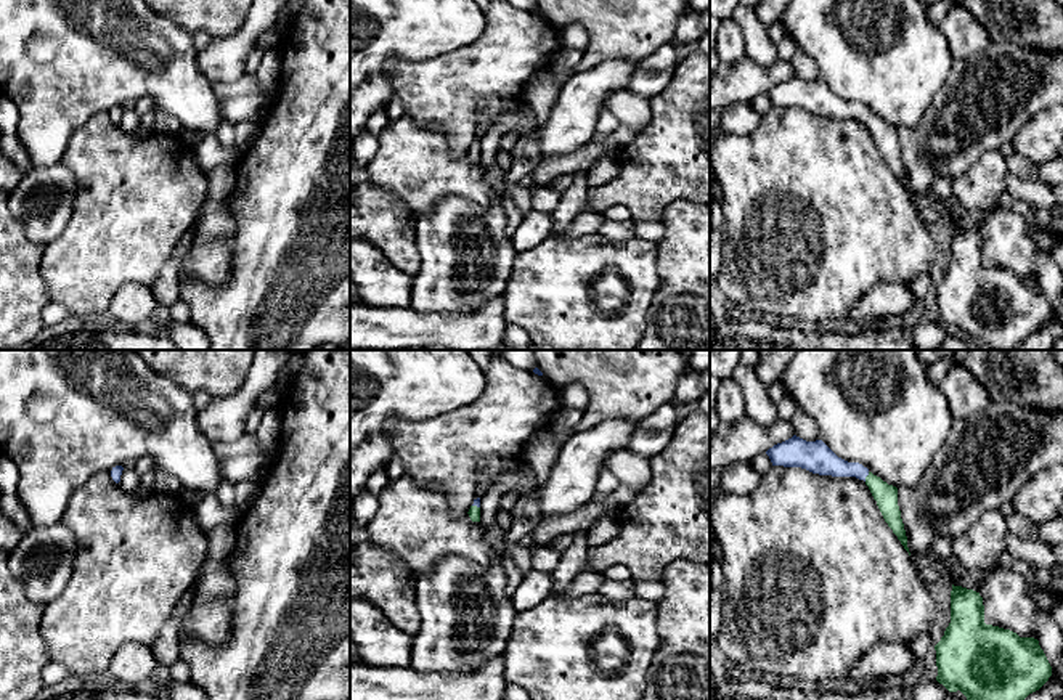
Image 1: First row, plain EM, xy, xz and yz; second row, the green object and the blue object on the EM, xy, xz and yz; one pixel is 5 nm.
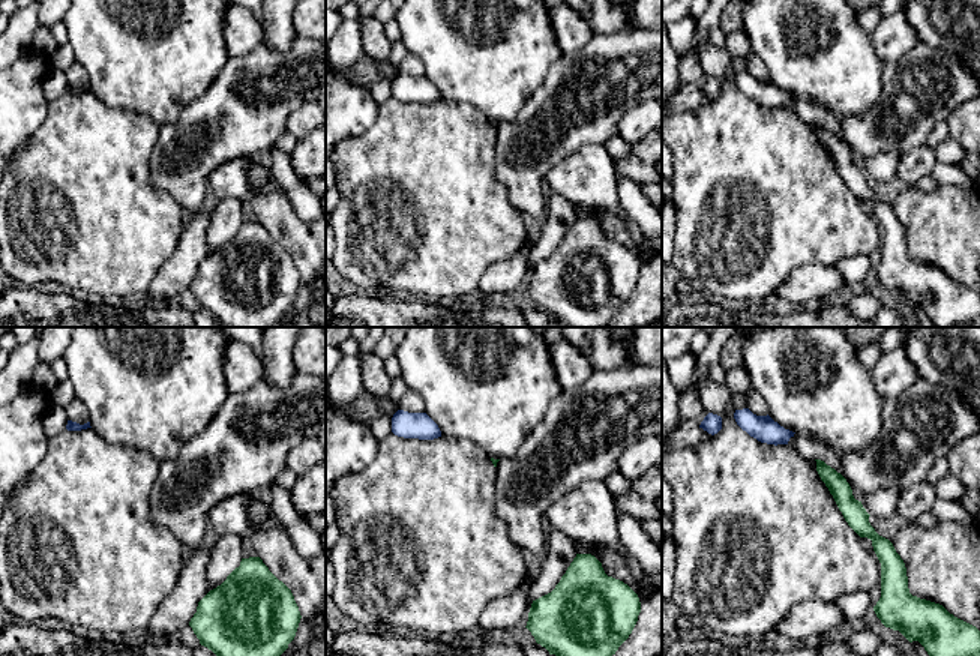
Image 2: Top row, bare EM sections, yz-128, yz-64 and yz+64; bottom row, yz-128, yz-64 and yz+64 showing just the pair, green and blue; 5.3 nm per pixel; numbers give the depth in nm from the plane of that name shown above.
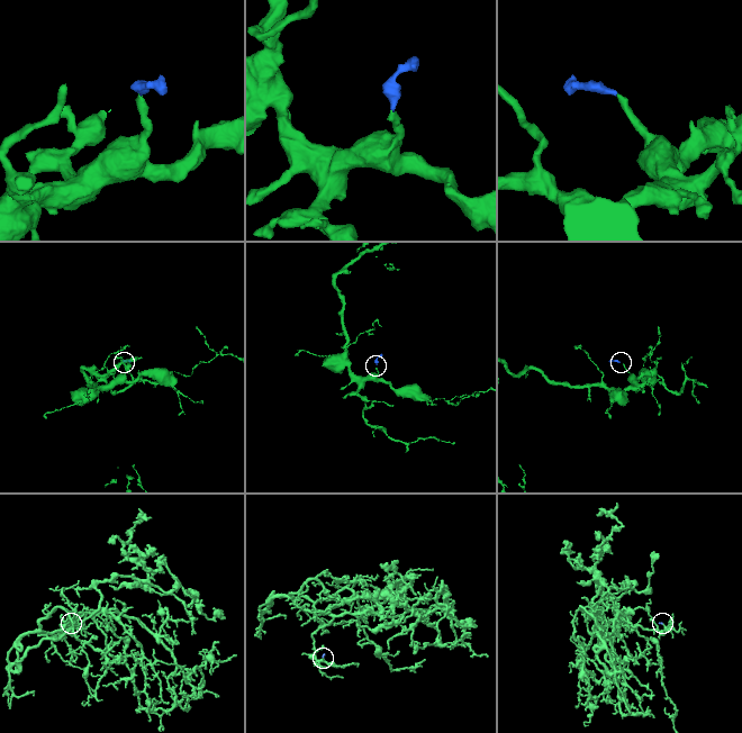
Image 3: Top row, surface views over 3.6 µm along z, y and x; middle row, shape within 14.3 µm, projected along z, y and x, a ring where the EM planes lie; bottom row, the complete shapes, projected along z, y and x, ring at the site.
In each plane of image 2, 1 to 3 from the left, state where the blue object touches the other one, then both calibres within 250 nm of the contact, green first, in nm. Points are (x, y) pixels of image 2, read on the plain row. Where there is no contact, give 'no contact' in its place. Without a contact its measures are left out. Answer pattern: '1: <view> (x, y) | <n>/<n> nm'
1: no contact
2: no contact
3: no contact

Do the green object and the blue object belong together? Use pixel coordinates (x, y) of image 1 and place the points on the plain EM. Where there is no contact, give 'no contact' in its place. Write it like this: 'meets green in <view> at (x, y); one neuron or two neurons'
meets green in yz at (866, 118); one neuron

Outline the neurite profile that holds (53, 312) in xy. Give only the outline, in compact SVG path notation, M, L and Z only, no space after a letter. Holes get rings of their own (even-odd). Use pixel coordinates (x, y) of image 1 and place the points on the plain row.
M50 302L43 310L42 310L42 321L43 326L53 326L59 321L63 321L69 311L63 303L58 302Z

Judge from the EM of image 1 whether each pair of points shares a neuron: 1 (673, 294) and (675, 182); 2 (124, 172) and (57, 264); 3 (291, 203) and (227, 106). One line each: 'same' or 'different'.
1: different
2: same
3: different

